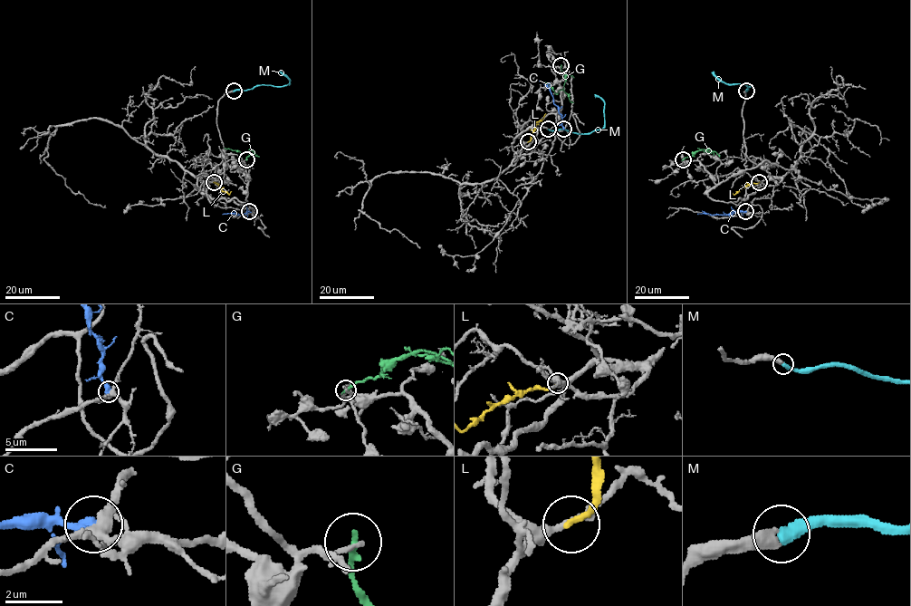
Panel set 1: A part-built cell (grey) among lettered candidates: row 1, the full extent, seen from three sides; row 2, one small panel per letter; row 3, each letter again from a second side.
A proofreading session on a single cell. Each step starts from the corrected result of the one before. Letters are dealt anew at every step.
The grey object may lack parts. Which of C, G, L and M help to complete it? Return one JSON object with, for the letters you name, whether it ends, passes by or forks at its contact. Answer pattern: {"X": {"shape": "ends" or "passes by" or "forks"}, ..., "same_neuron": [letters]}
{"M": {"shape": "ends"}, "same_neuron": ["M"]}

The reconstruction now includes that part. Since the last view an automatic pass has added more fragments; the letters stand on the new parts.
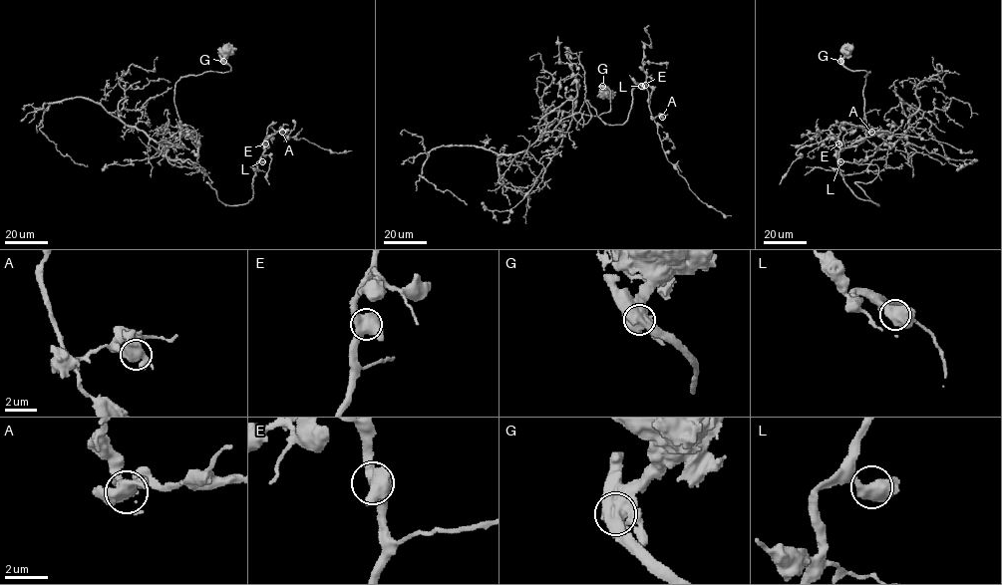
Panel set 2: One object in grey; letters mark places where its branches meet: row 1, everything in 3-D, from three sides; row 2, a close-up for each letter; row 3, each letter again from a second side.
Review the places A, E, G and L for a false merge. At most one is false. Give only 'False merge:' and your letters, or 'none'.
False merge: none

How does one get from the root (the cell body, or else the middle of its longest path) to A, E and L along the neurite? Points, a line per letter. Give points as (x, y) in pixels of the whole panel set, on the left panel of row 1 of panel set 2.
A: (225, 50), (231, 71), (176, 83), (164, 155), (242, 205), (267, 128), (282, 132)
E: (225, 50), (231, 71), (176, 83), (164, 155), (238, 205), (265, 144)
L: (225, 50), (231, 71), (176, 83), (178, 130), (160, 144), (227, 205), (252, 198), (262, 161)

